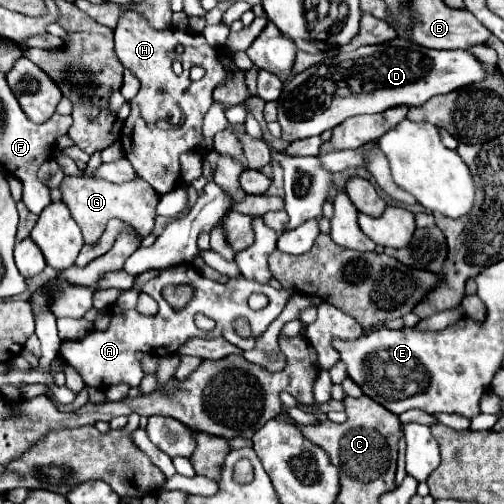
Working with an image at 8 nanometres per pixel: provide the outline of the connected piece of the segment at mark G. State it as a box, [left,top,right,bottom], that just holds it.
[62,177,160,243]

